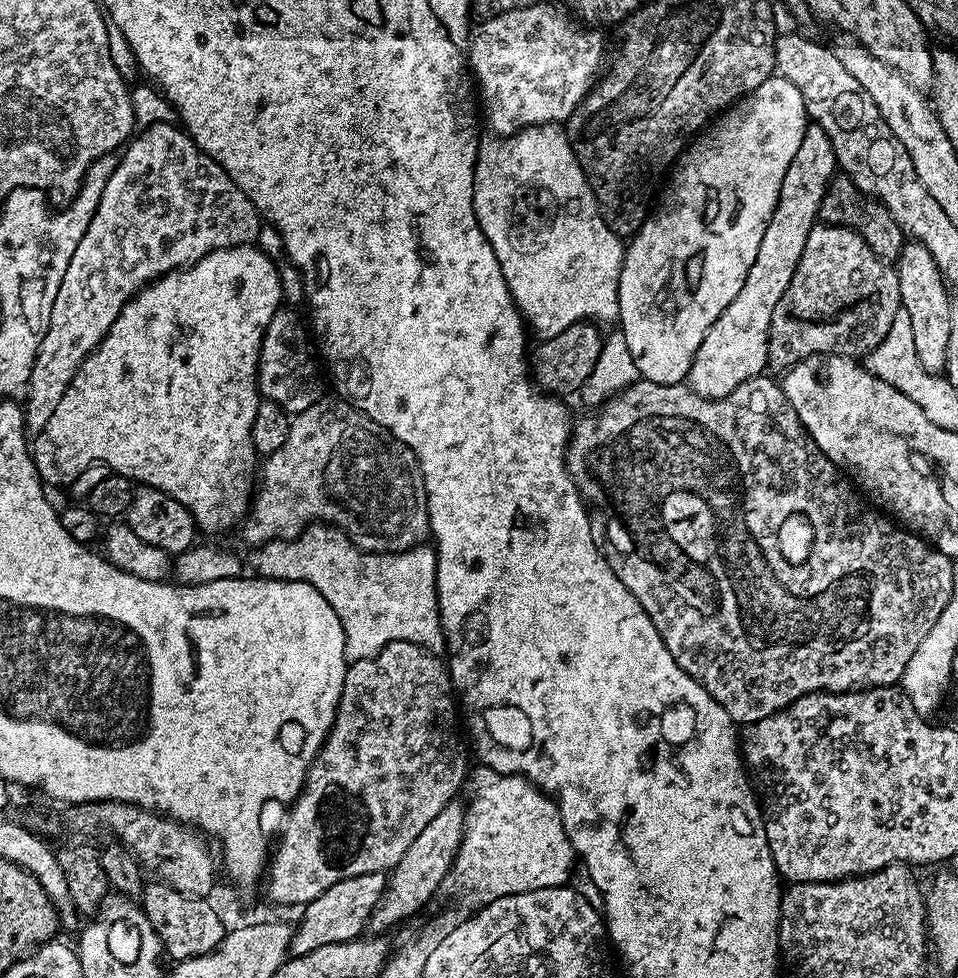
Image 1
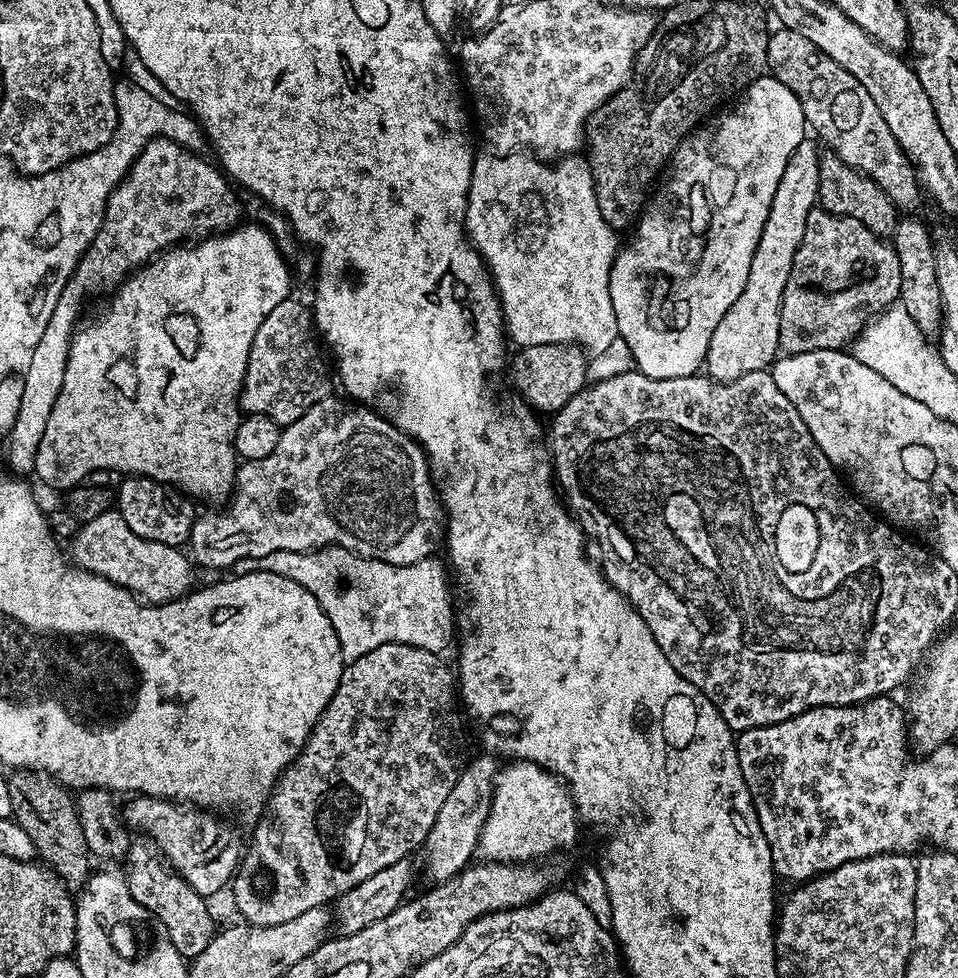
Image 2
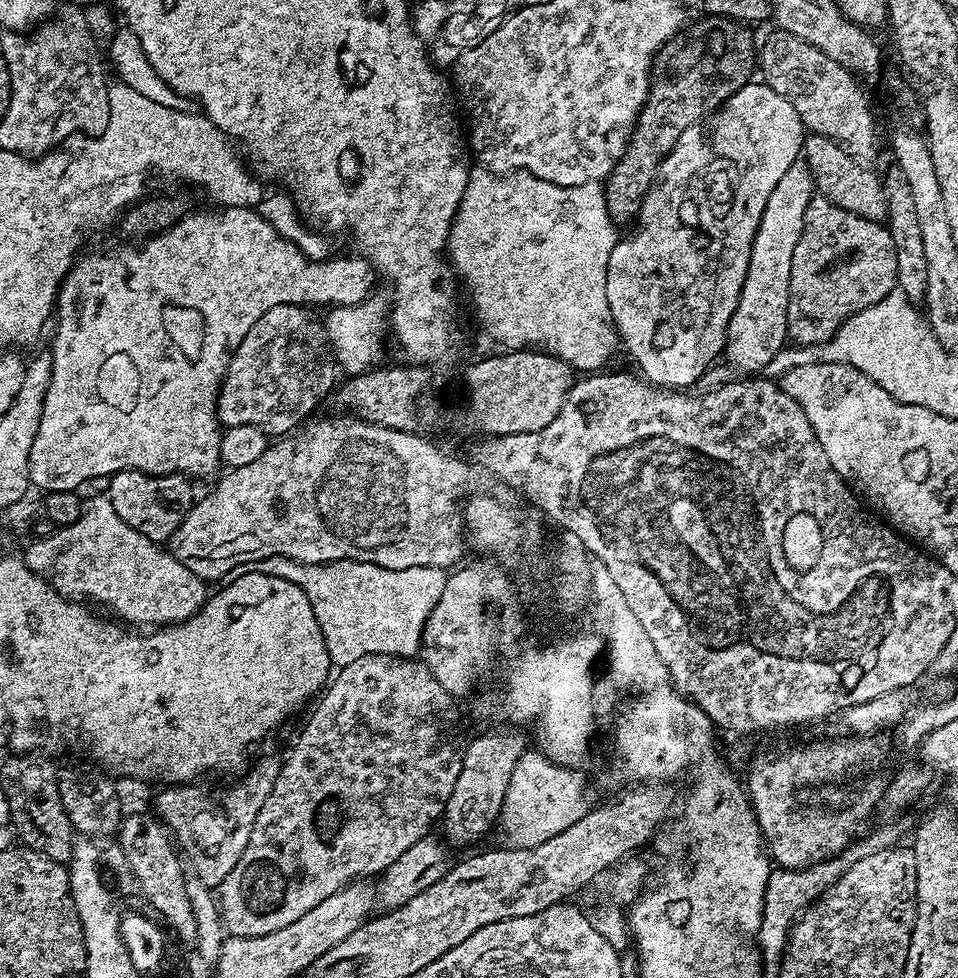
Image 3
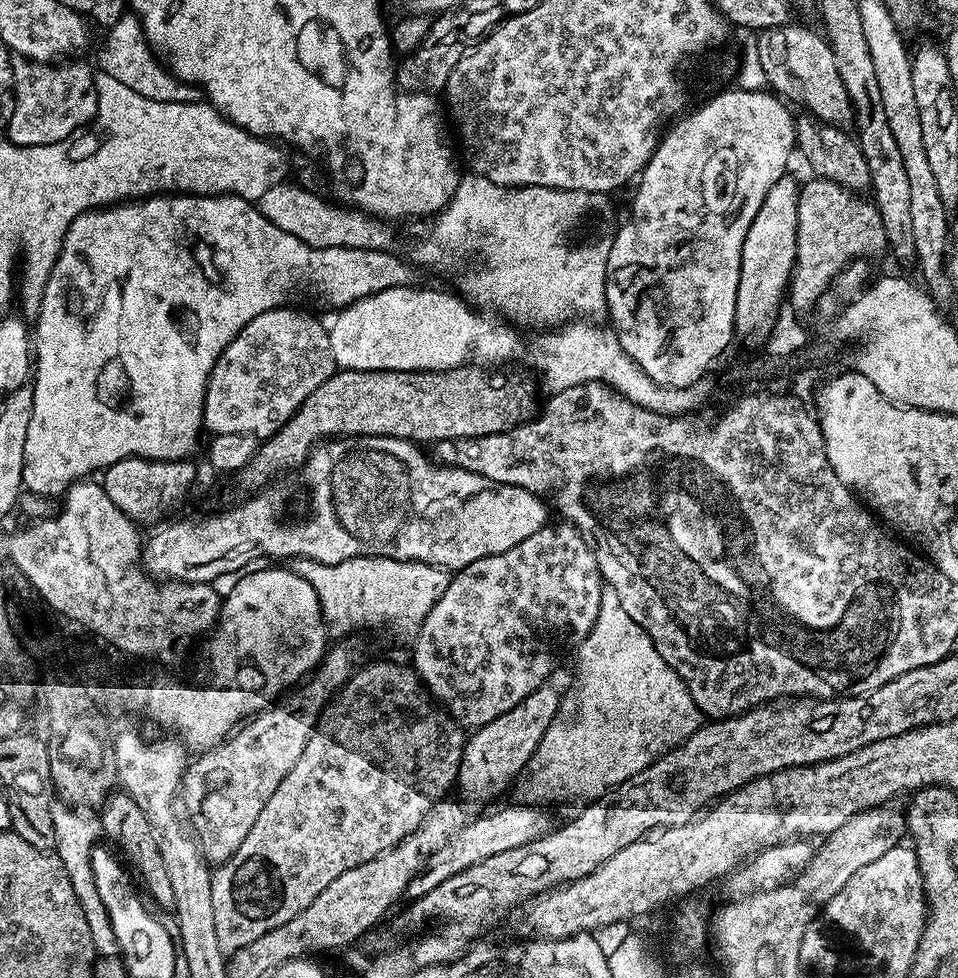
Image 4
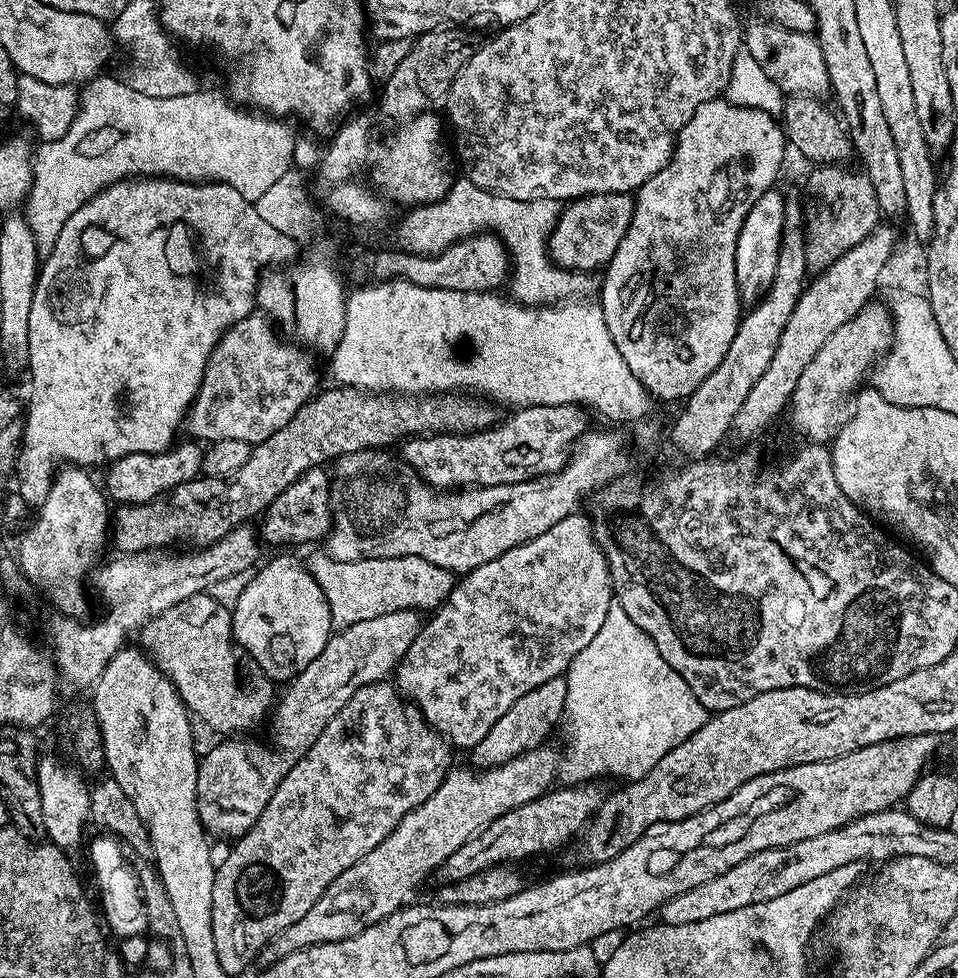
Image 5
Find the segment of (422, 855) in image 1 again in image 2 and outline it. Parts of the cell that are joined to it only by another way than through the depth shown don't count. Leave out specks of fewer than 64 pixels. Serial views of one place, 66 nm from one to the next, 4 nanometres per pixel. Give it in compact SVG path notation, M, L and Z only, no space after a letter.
M490 754L479 755L473 761L471 759L460 772L458 782L454 784L453 790L450 790L449 797L442 802L434 826L431 827L423 842L424 872L422 868L422 876L428 879L429 885L441 884L450 878L454 878L463 868L473 863L476 856L477 840L480 837L482 826L485 825L486 818L489 816L490 806L492 805L493 782L498 771L498 762L494 756Z

